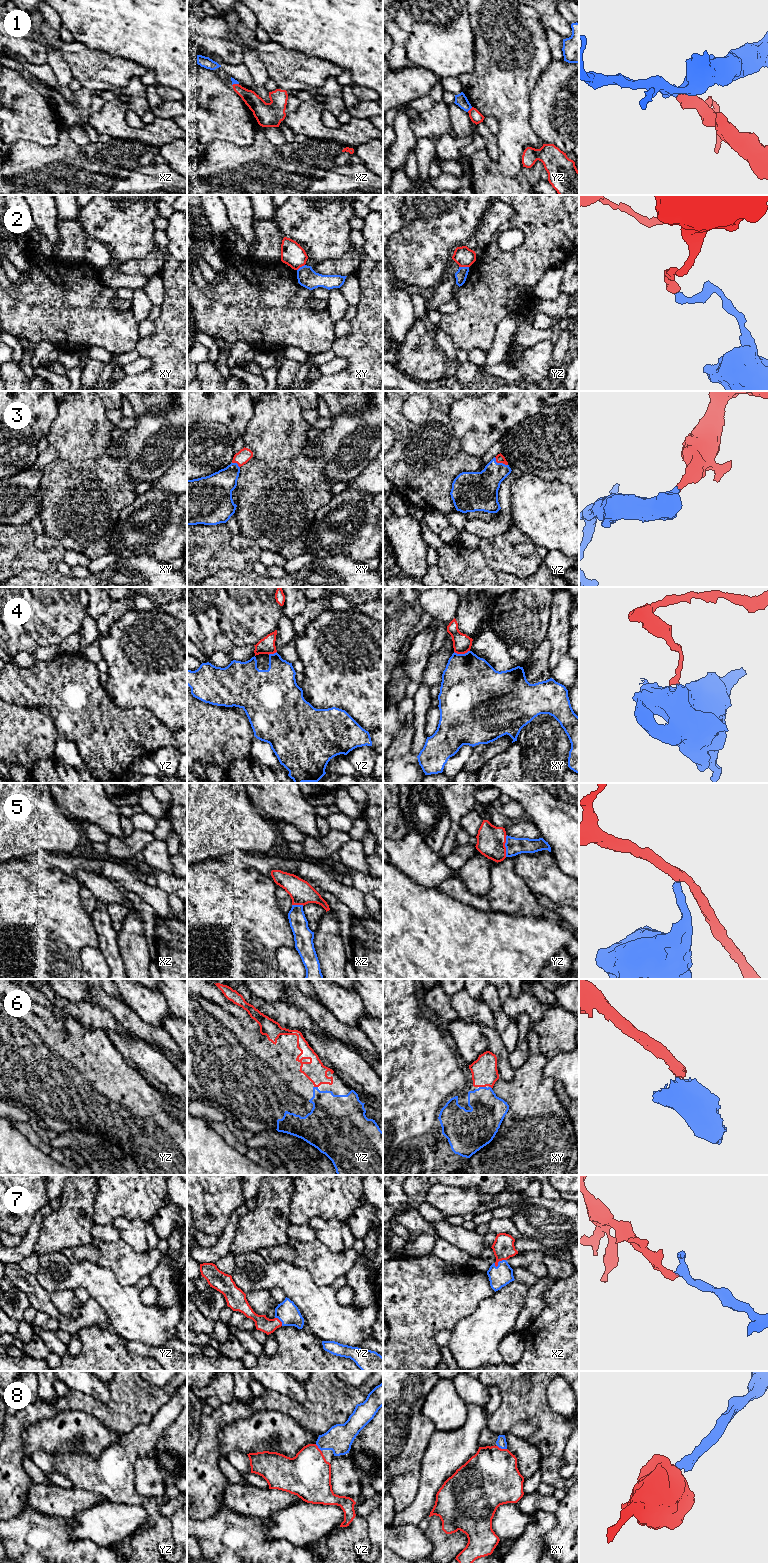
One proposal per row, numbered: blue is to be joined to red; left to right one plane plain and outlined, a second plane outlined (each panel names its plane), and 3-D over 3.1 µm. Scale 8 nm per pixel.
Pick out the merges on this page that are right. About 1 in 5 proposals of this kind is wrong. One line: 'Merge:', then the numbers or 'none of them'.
Merge: 3, 5, 6, 7, 8

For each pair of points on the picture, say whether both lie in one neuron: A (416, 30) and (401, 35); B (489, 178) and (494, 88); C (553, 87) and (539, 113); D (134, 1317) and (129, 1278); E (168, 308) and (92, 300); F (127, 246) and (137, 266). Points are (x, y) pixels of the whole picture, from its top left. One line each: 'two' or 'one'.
A: two
B: two
C: one
D: two
E: two
F: two

